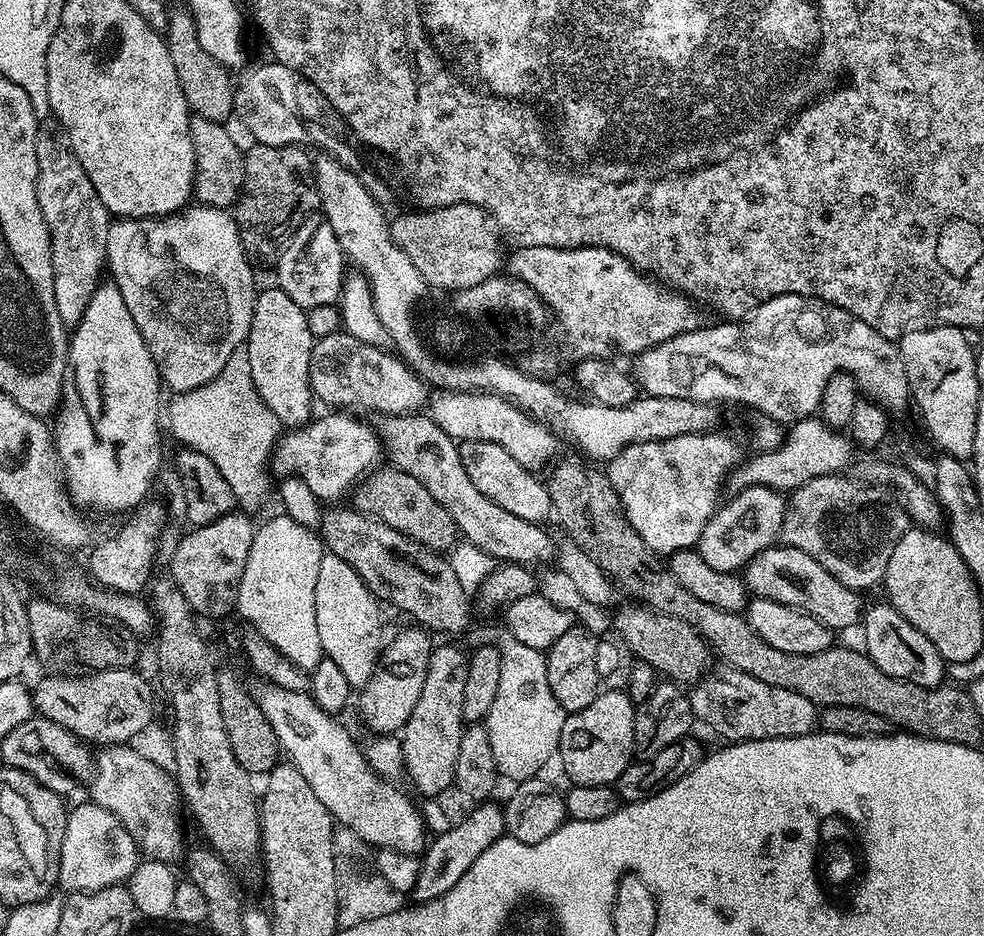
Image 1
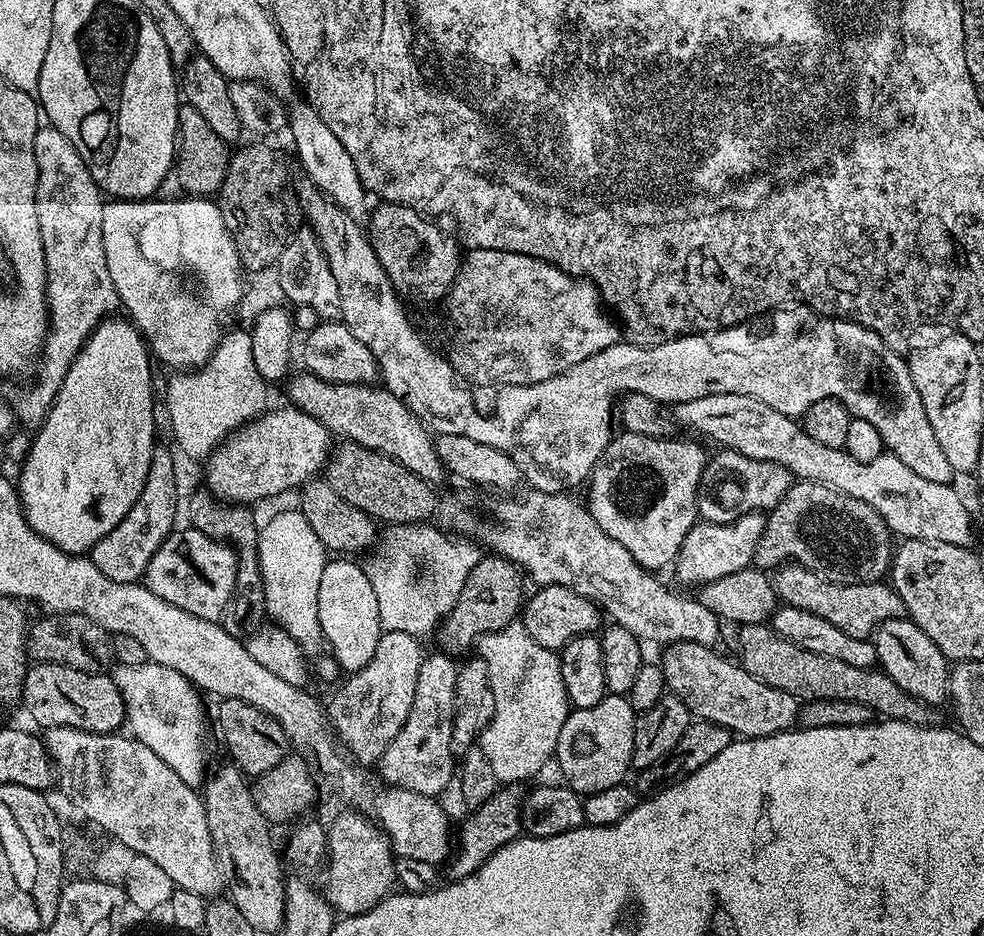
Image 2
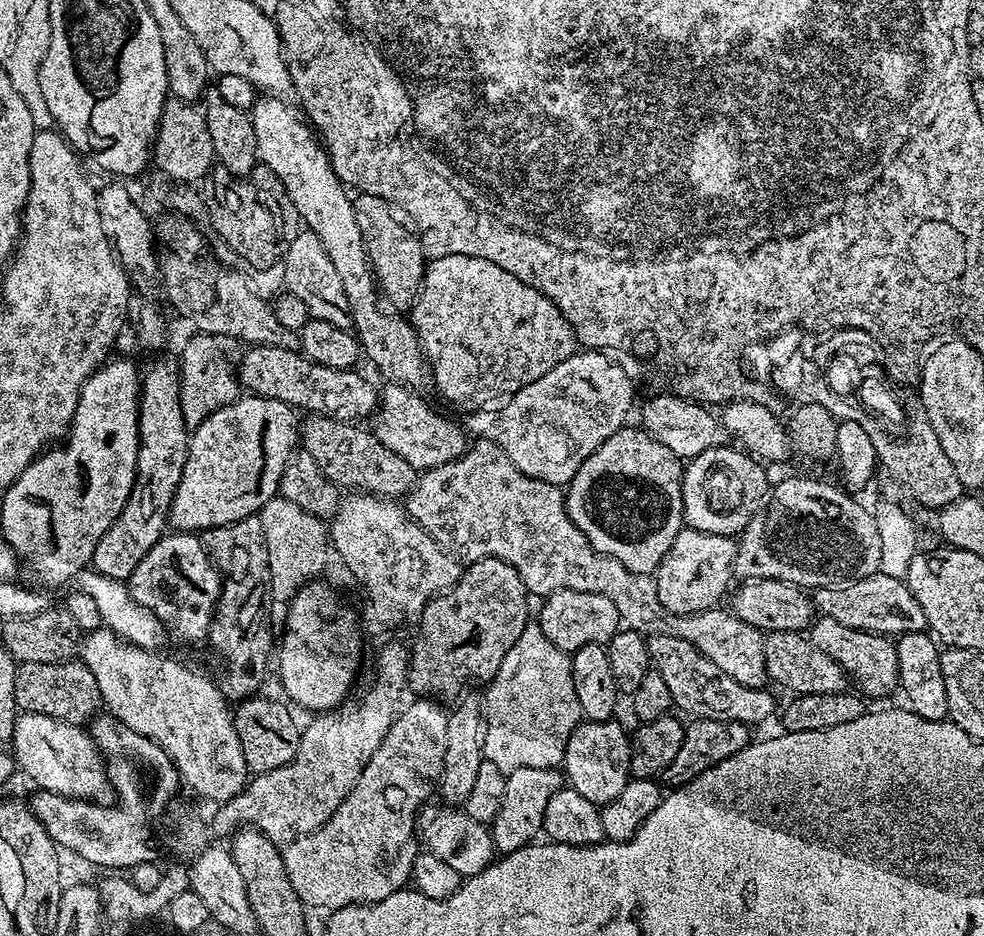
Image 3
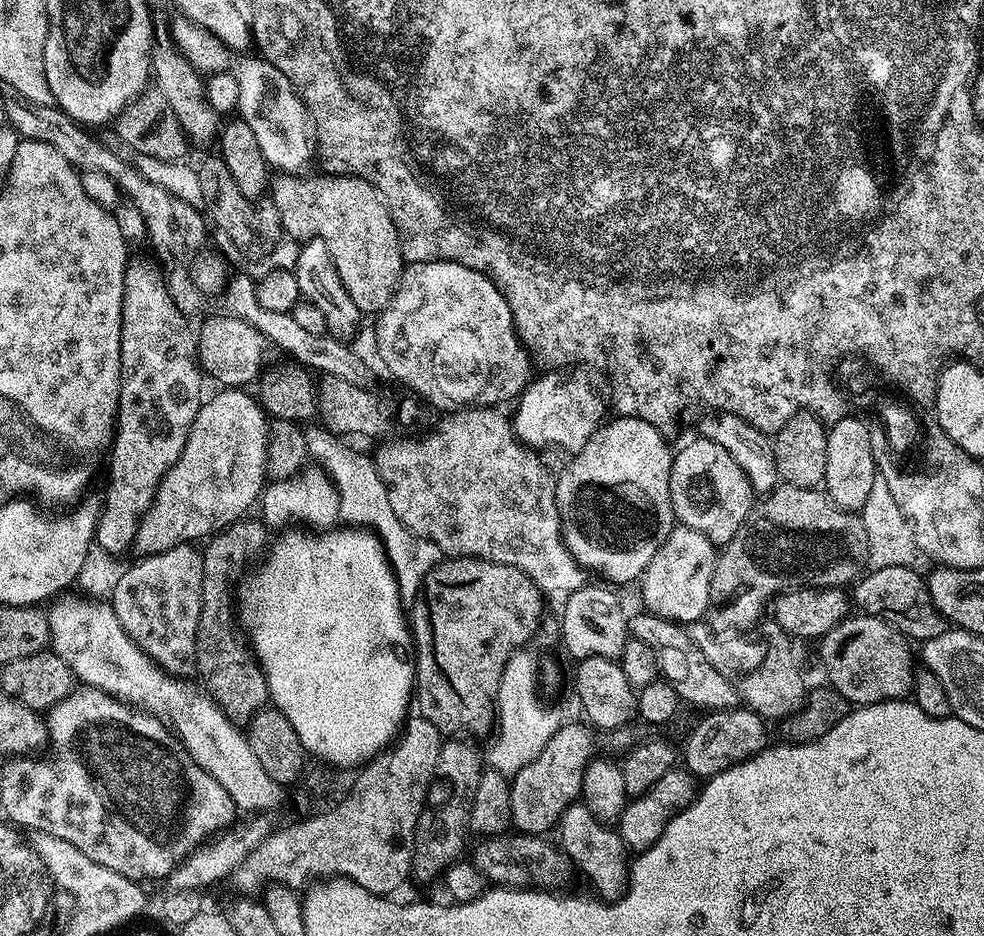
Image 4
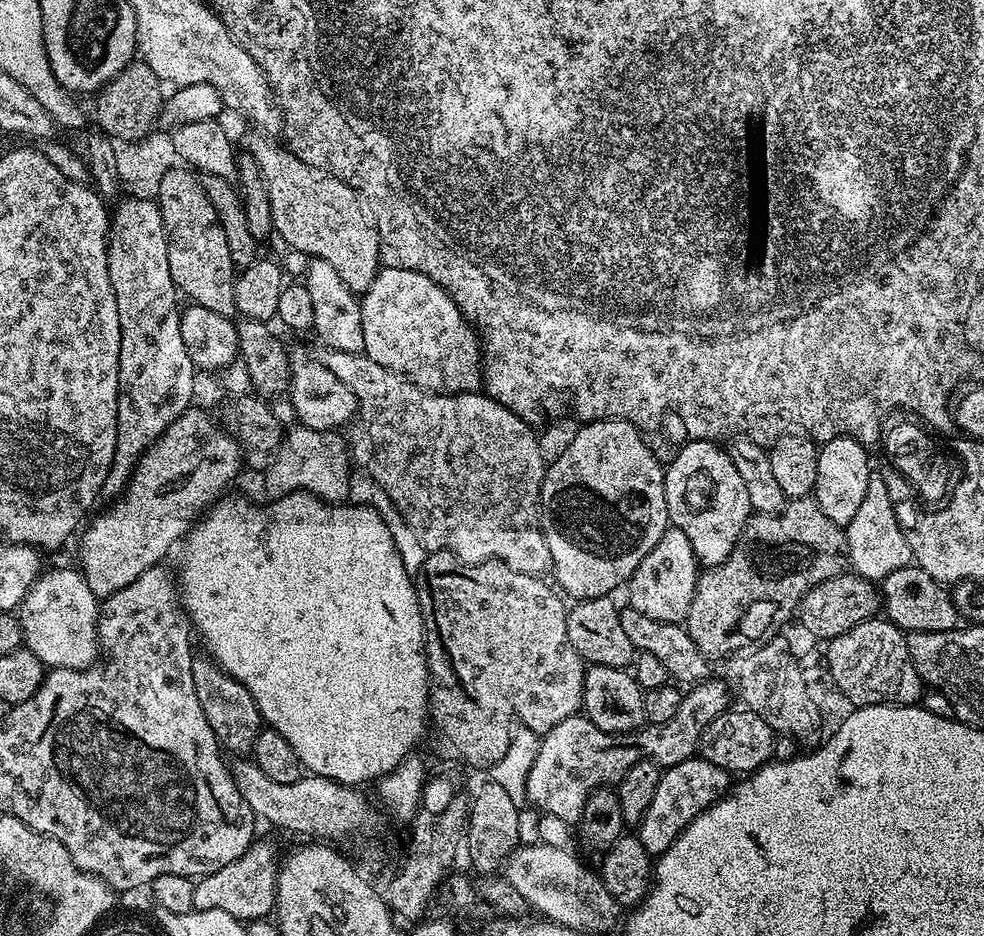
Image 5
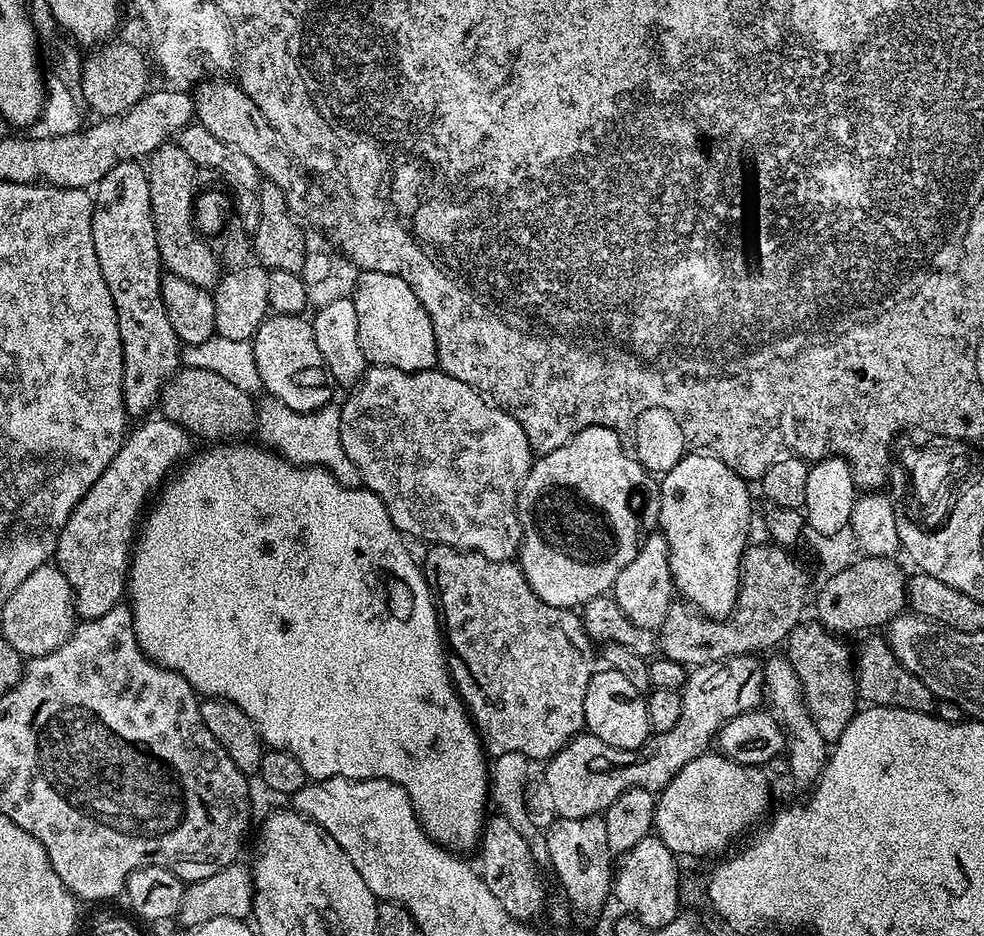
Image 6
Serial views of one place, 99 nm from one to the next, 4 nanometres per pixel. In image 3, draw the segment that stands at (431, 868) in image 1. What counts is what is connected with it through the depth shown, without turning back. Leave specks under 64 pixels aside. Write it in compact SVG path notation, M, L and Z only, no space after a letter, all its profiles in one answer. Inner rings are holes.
M526 766L507 773L504 781L506 790L502 793L502 806L498 806L498 814L490 821L492 847L500 854L525 848L541 835L546 805L562 787L561 773L555 767L535 769Z

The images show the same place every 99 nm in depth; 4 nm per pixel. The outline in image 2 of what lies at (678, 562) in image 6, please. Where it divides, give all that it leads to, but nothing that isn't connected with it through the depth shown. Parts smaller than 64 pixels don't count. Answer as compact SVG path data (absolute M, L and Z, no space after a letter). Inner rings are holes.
M729 448L716 450L716 453L713 451L708 457L708 464L704 468L700 485L696 491L696 511L701 521L709 524L729 524L751 512L770 510L783 498L786 490L791 488L793 483L792 473L787 472L785 468L774 462L762 462L758 458L746 458L746 454L738 454Z

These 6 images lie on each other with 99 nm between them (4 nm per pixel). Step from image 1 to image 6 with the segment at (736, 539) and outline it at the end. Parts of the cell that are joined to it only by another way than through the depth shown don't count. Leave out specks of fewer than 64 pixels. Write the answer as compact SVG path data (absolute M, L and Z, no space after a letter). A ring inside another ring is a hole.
M659 530L645 535L641 540L638 554L634 554L634 562L630 562L630 566L626 566L622 574L618 574L610 589L610 595L618 602L622 614L626 614L630 622L634 622L634 626L660 629L674 602L674 589L672 575L669 572L668 547L664 535Z

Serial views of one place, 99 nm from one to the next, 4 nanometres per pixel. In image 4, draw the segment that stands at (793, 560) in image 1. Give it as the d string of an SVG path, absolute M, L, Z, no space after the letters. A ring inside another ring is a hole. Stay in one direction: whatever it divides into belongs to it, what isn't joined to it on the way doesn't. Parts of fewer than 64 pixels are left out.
M886 566L861 575L855 581L850 596L861 613L877 616L890 626L897 628L903 636L912 642L923 642L938 638L938 634L949 631L950 625L944 615L934 606L928 593L928 582L923 575L919 576L912 566Z

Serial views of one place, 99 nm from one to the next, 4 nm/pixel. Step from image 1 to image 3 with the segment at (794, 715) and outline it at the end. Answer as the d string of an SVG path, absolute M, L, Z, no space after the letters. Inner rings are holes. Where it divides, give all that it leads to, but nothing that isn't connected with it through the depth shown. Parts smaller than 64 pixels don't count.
M650 636L647 637L647 642L651 667L662 674L673 705L689 712L689 717L698 720L729 720L755 726L770 719L772 711L777 711L776 700L768 693L767 687L751 688L742 686L742 682L734 682L730 674L718 670L718 666L714 666L710 658L690 646L690 642L673 636Z

